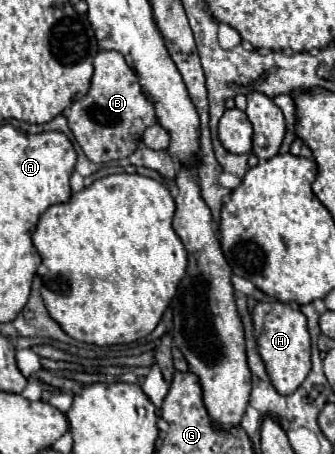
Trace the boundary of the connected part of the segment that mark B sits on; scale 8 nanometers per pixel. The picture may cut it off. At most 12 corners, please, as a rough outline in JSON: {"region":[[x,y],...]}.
{"region":[[99,51],[65,117],[93,163],[129,157],[155,111],[119,51]]}

